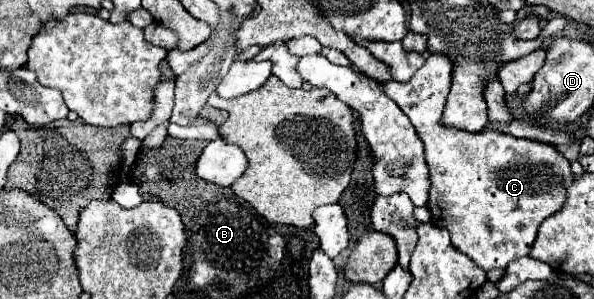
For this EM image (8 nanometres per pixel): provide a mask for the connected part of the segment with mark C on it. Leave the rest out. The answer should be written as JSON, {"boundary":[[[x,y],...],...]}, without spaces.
{"boundary":[[[443,54],[427,56],[425,66],[419,68],[409,82],[401,84],[391,80],[383,86],[383,90],[407,114],[407,118],[417,130],[417,136],[425,146],[425,160],[431,180],[427,204],[427,208],[431,210],[431,222],[439,228],[447,228],[451,234],[451,244],[459,252],[467,254],[483,270],[505,268],[509,262],[531,252],[541,222],[551,214],[559,212],[559,208],[565,204],[567,186],[571,186],[575,174],[571,172],[569,160],[551,144],[515,138],[511,134],[503,134],[497,130],[465,132],[445,126],[441,122],[441,116],[451,86],[451,70],[453,64]]]}

